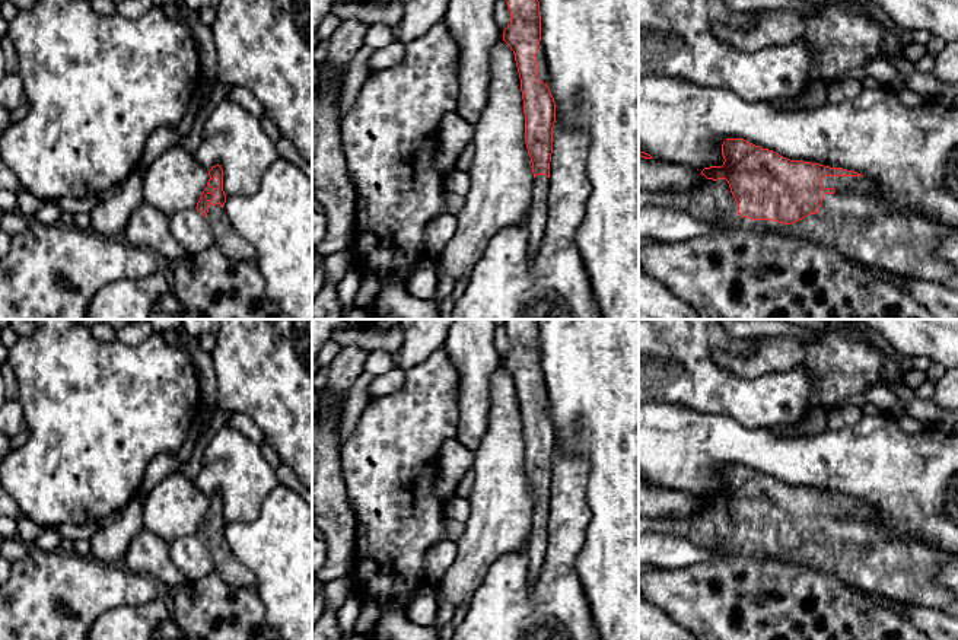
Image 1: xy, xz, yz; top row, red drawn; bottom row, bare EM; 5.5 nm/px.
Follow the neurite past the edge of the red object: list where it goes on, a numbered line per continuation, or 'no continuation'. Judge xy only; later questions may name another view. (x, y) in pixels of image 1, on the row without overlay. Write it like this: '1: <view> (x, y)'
1: xy (232, 572)

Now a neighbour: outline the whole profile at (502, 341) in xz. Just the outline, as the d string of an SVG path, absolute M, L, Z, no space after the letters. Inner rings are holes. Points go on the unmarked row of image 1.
M497 325L494 332L494 347L500 357L505 357L510 350L510 338L505 325Z

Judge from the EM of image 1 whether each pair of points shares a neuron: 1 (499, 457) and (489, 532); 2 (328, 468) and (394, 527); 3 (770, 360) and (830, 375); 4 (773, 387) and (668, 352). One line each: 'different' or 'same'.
1: same
2: different
3: same
4: same

